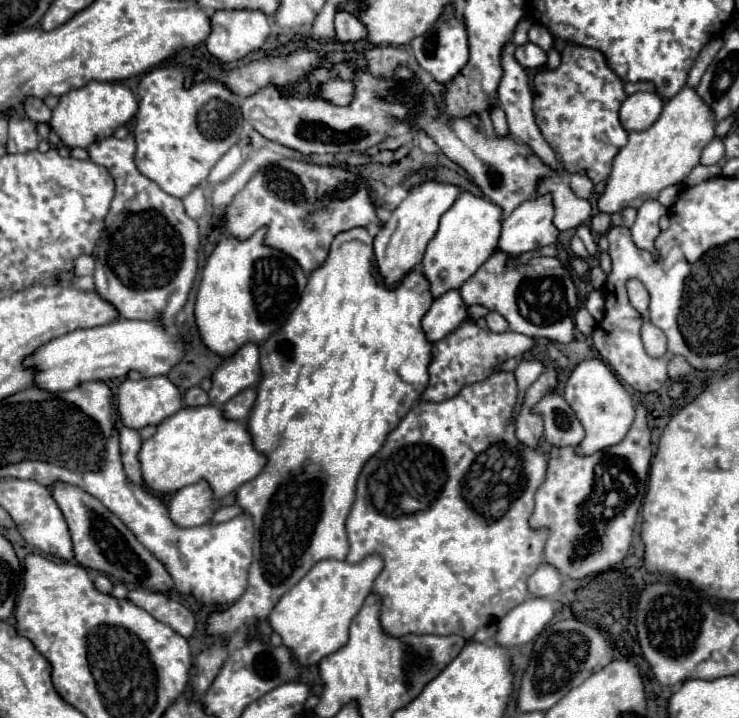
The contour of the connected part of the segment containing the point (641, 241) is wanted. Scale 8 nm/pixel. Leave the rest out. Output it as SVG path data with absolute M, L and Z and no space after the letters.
M647 201L639 207L637 219L631 227L631 239L639 249L653 249L653 243L659 235L659 217L667 209L659 201Z

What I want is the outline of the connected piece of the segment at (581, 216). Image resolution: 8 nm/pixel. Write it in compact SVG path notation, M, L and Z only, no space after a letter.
M541 179L541 183L537 183L537 191L533 193L533 199L547 195L547 193L551 195L553 207L555 207L553 225L559 231L575 229L591 217L589 201L577 199L577 195L571 193L571 187L567 181L563 181L563 179Z

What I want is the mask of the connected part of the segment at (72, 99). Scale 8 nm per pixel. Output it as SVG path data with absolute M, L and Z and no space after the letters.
M91 81L85 87L73 89L59 99L59 105L53 109L53 117L49 125L67 147L87 149L91 143L111 137L113 131L125 125L135 113L137 113L137 99L129 87L121 83Z

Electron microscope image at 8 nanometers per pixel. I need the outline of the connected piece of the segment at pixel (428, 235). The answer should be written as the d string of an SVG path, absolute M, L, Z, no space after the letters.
M427 181L419 187L413 187L409 191L409 197L393 211L391 219L383 225L383 229L377 233L373 241L377 269L379 269L379 275L383 277L385 287L395 289L405 279L405 275L409 275L421 265L425 247L439 229L441 215L455 203L457 195L459 195L459 189L455 185Z

